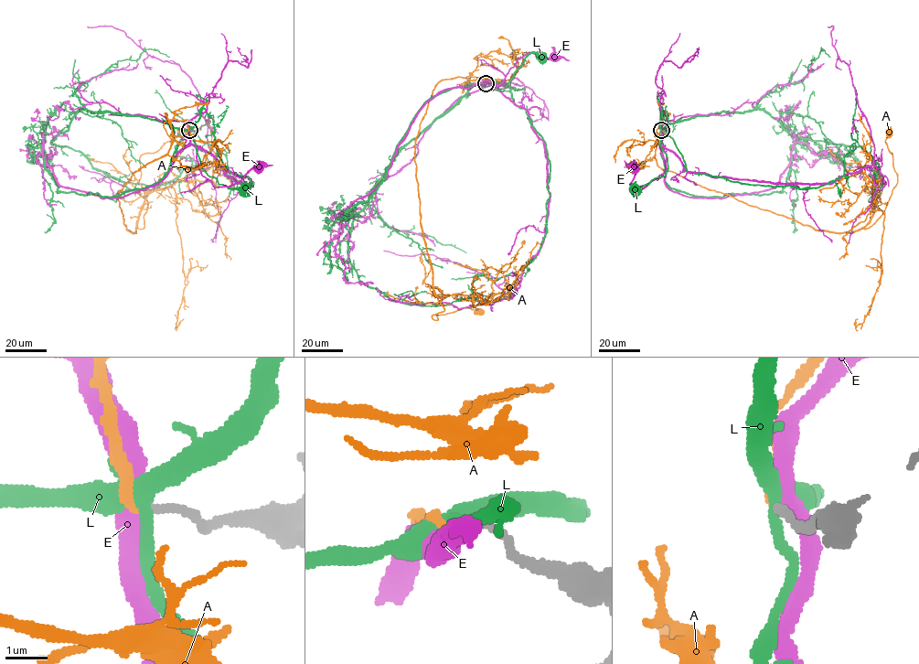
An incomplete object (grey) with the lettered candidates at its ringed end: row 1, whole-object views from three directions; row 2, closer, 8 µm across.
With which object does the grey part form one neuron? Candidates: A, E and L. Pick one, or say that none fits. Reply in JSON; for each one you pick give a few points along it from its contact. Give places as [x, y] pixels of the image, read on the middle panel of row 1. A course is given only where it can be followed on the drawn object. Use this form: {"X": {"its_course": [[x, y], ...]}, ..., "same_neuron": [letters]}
{"A": {"its_course": [[486, 83], [456, 77], [437, 83], [414, 158], [420, 224], [444, 310], [432, 318], [463, 308], [478, 312]]}, "same_neuron": ["A"]}

